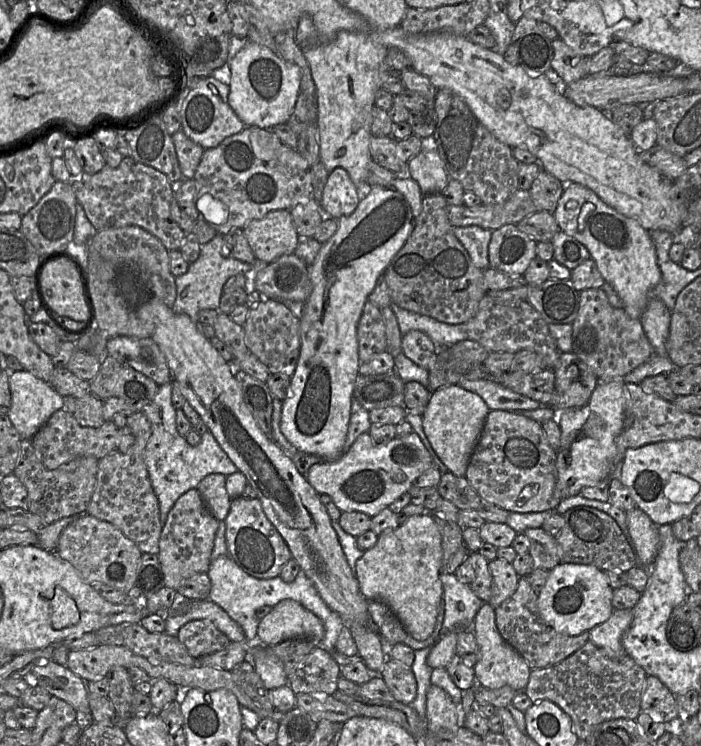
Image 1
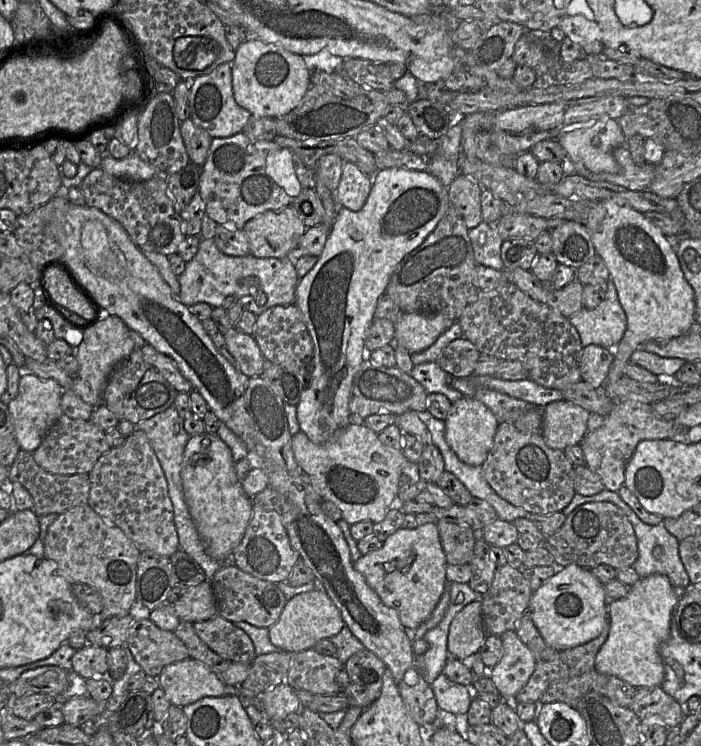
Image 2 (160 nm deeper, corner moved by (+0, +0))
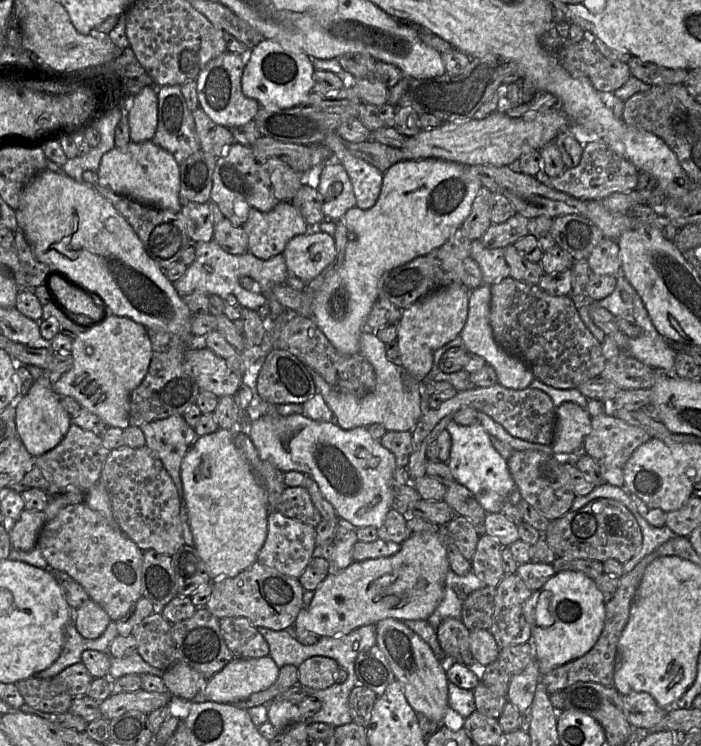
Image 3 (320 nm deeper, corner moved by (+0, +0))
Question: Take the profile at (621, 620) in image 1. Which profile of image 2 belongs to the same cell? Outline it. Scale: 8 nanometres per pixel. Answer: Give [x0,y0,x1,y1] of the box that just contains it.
[595,574,680,686]

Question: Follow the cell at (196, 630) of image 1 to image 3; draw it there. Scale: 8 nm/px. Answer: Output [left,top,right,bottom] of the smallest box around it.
[219,617,269,658]

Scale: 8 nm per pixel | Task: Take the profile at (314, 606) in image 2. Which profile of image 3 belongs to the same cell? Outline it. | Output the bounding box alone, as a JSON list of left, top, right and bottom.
[293,532,450,636]

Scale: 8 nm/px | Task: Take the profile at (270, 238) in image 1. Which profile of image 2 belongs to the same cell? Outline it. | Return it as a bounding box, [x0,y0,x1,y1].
[243,206,306,259]

